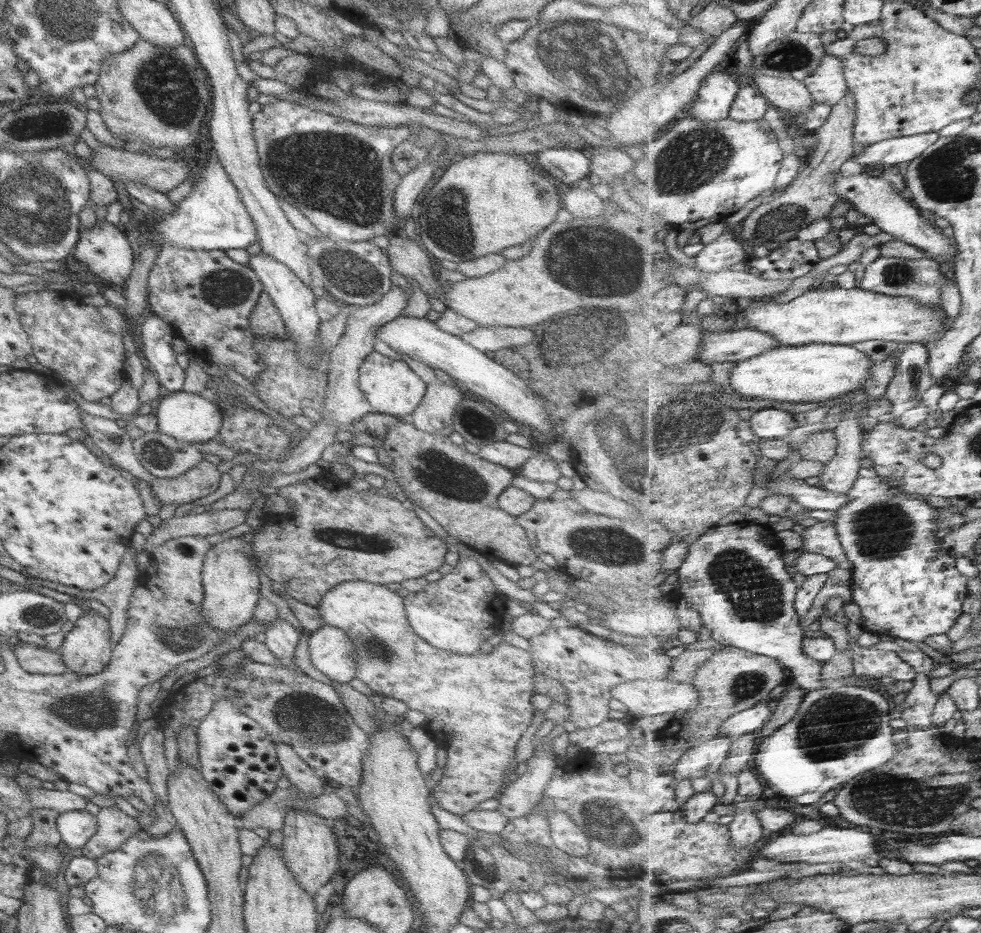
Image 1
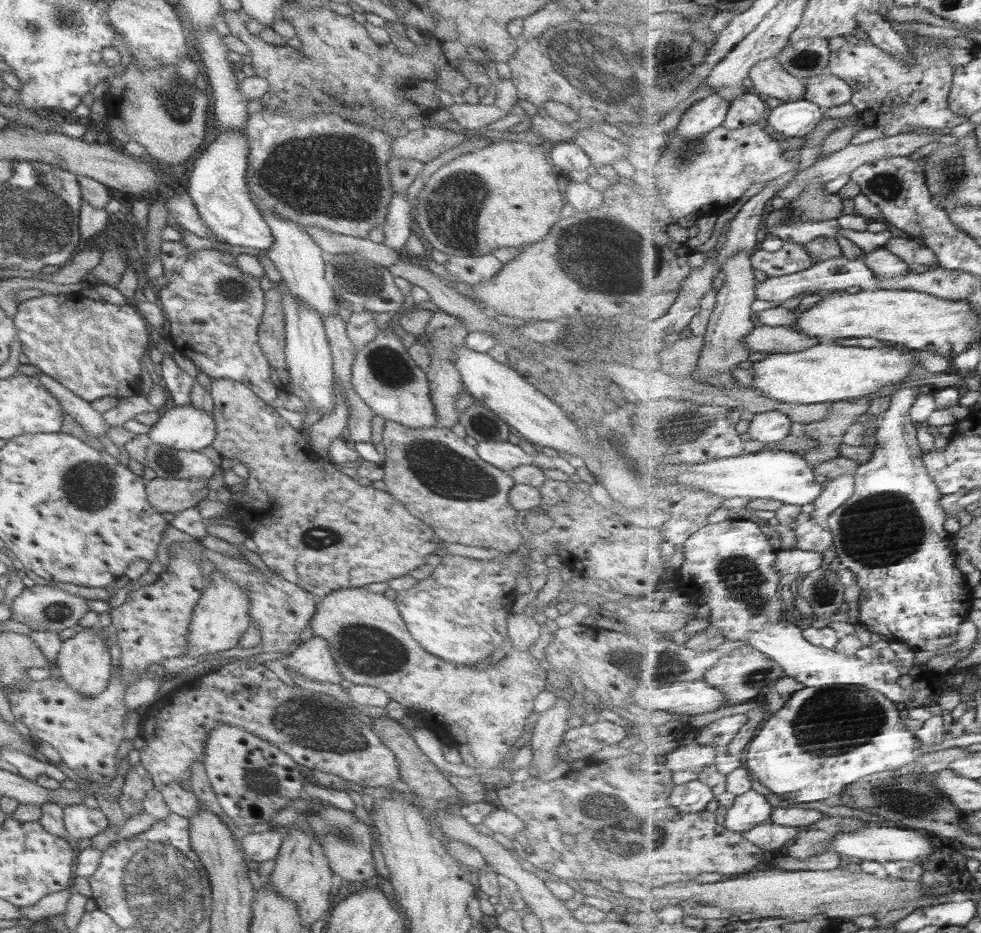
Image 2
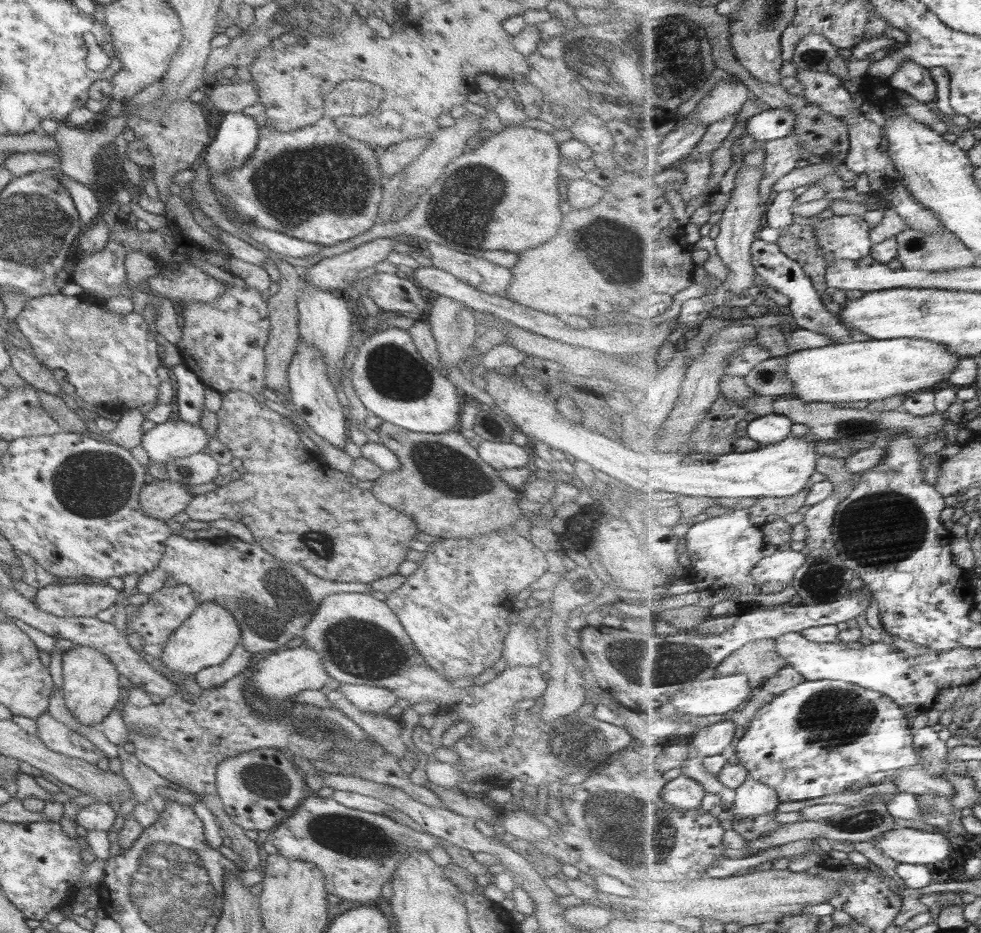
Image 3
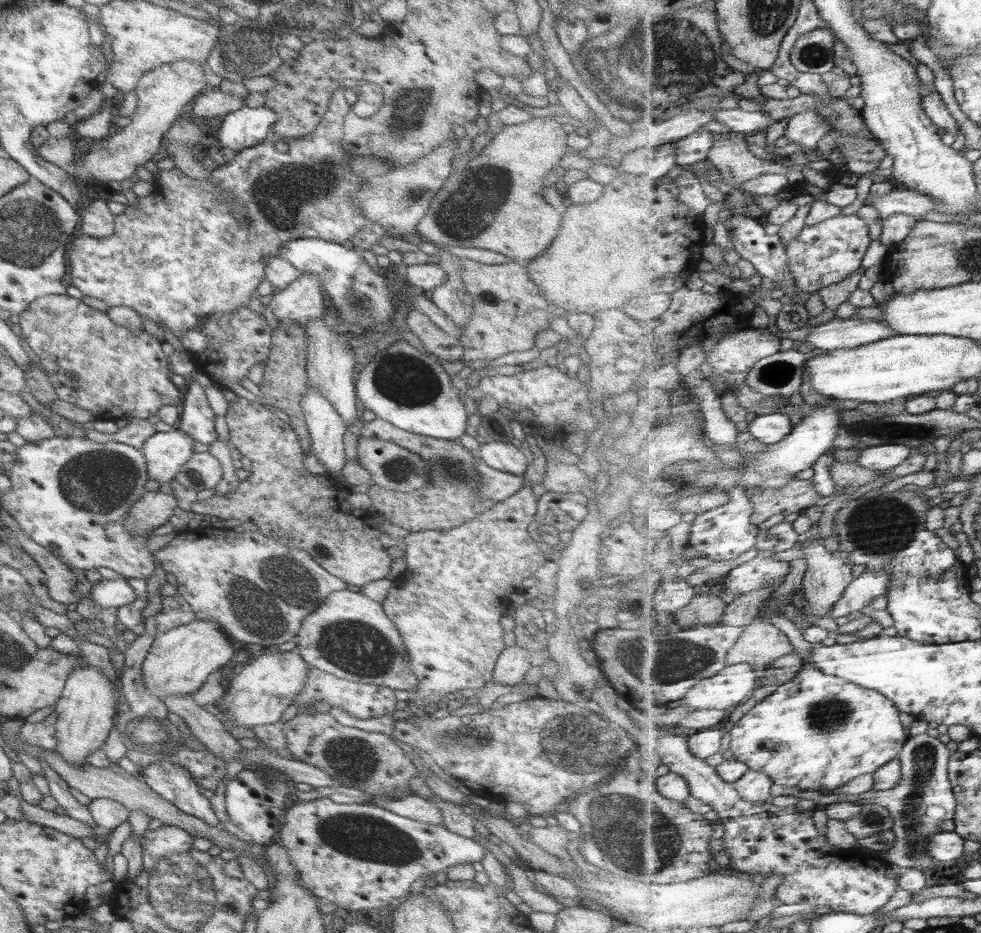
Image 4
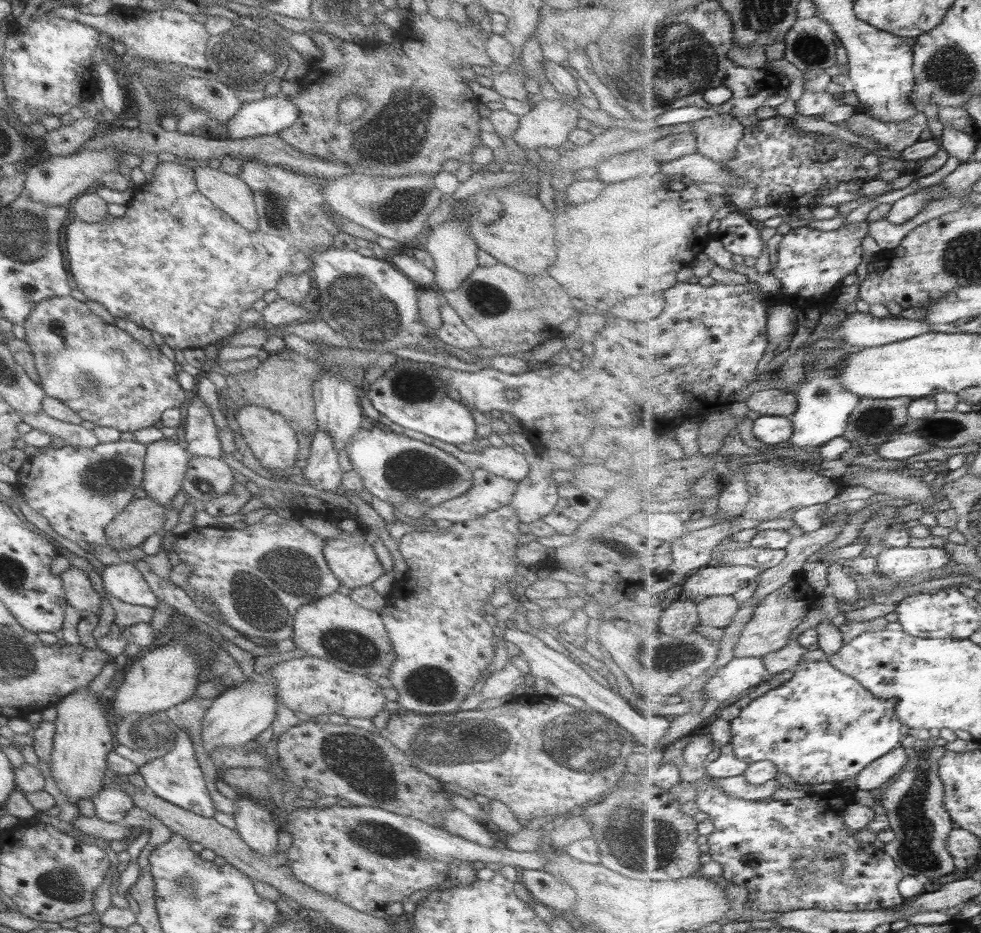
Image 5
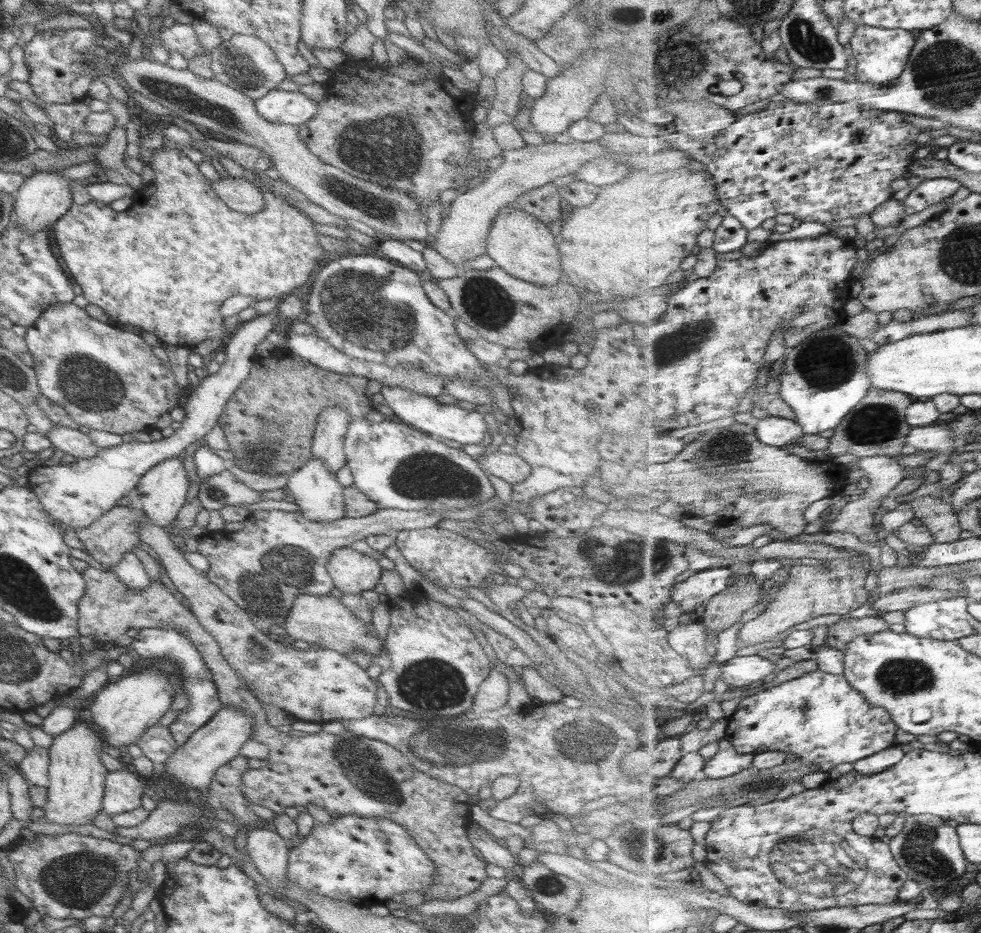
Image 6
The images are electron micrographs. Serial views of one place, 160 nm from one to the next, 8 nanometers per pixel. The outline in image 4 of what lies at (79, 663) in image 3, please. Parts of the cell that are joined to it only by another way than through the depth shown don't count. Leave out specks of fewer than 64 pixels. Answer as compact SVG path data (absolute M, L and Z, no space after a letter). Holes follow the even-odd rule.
M89 664L74 668L65 679L60 697L53 706L53 713L56 714L53 724L56 739L54 751L72 766L86 764L86 758L102 748L114 726L116 704L112 684L99 668Z

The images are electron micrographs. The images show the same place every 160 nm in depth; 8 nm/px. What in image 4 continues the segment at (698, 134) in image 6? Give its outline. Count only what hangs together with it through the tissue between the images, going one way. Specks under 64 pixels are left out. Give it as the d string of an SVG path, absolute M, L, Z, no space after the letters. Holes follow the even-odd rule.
M730 130L728 133L718 133L715 135L715 142L708 154L708 159L723 173L727 184L733 186L733 190L739 190L748 195L746 190L742 190L744 182L766 174L787 174L789 169L783 166L782 160L779 162L767 161L757 158L755 153L750 151L746 136L742 132Z

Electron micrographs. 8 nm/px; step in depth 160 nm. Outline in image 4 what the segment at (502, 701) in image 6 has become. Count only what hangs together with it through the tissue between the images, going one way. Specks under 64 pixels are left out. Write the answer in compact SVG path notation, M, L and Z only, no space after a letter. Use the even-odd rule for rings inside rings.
M517 645L504 647L494 662L492 682L503 686L520 684L525 672L531 668L528 661L529 655L527 650L519 648Z

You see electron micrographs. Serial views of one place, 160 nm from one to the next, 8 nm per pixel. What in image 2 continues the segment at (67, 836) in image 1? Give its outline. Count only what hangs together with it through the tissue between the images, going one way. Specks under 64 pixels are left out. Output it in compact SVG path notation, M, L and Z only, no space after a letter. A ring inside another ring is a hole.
M84 804L63 807L62 812L62 824L68 836L75 840L89 839L108 827L105 816L98 809L92 810Z

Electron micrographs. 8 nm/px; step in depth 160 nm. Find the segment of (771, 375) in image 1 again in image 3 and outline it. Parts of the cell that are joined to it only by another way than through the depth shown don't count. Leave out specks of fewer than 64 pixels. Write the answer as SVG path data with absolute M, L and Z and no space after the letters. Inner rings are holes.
M901 338L899 340L876 340L833 344L825 348L815 348L793 352L785 356L787 378L793 382L793 396L807 402L828 402L843 405L851 402L885 400L900 394L912 395L918 390L927 390L949 381L956 372L963 356L951 352L945 344L935 344L929 340Z

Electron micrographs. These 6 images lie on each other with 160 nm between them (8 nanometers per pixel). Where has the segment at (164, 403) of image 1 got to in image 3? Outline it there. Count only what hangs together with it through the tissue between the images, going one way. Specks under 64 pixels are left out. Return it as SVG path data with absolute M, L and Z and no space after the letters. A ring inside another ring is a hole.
M174 417L142 434L140 445L148 460L167 464L173 459L196 454L206 446L208 438L199 423L187 424Z

